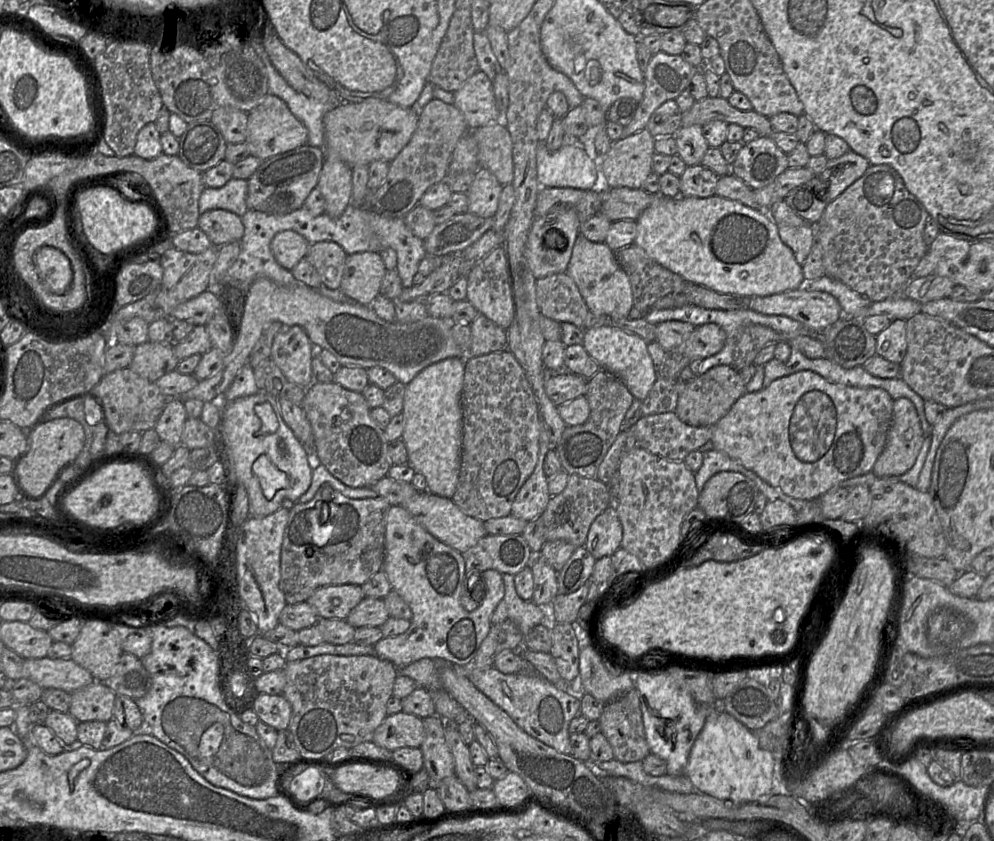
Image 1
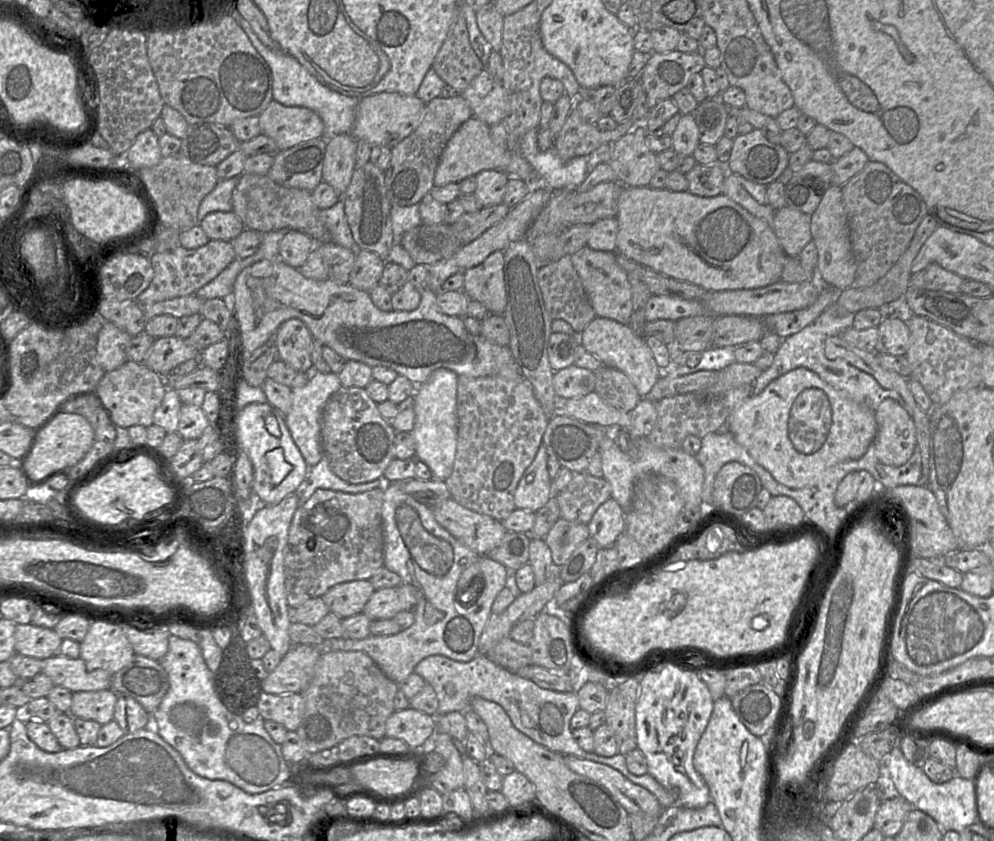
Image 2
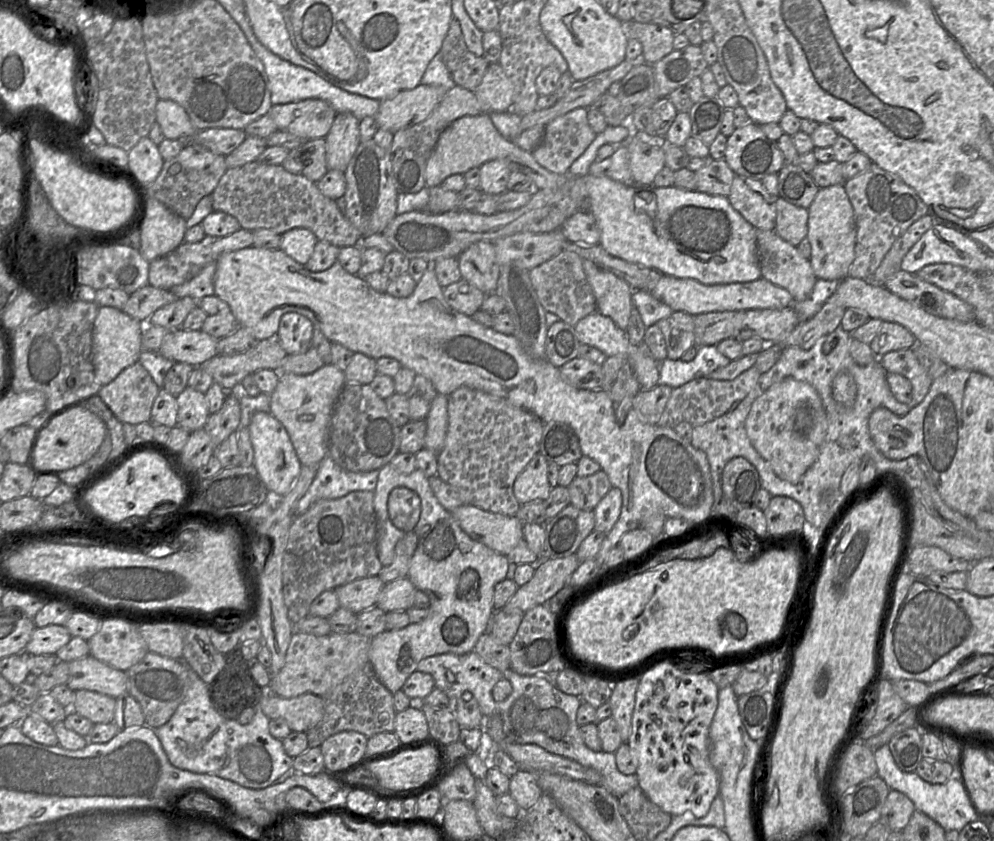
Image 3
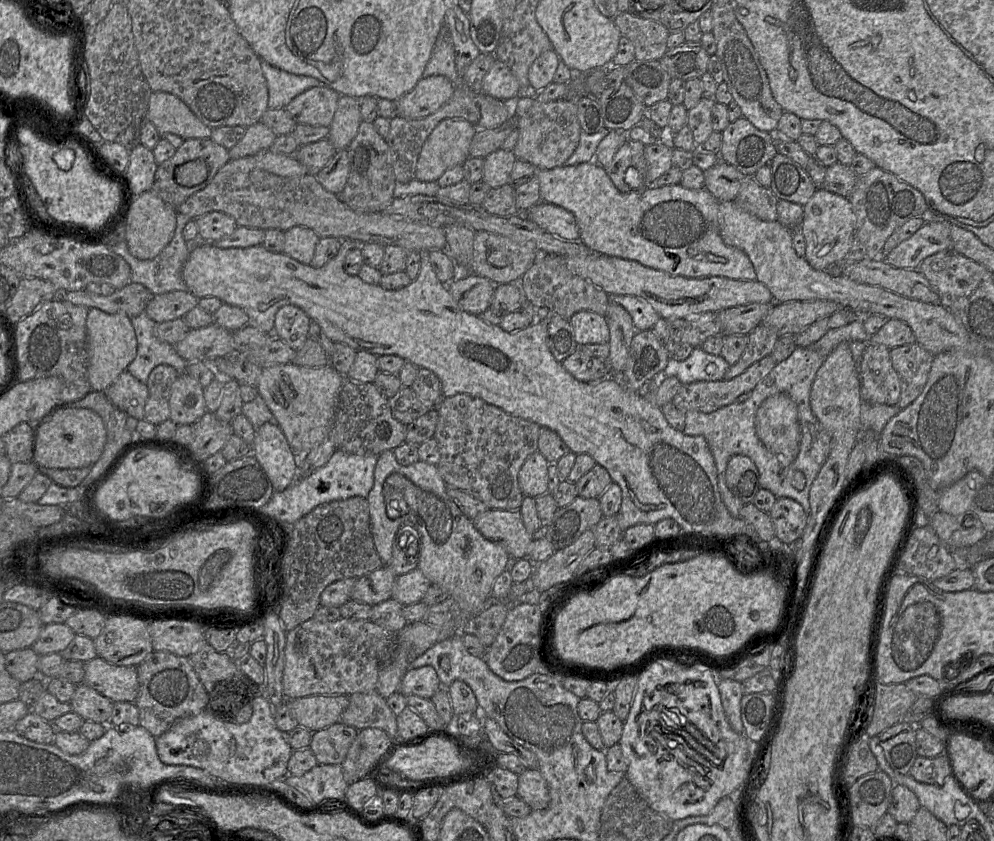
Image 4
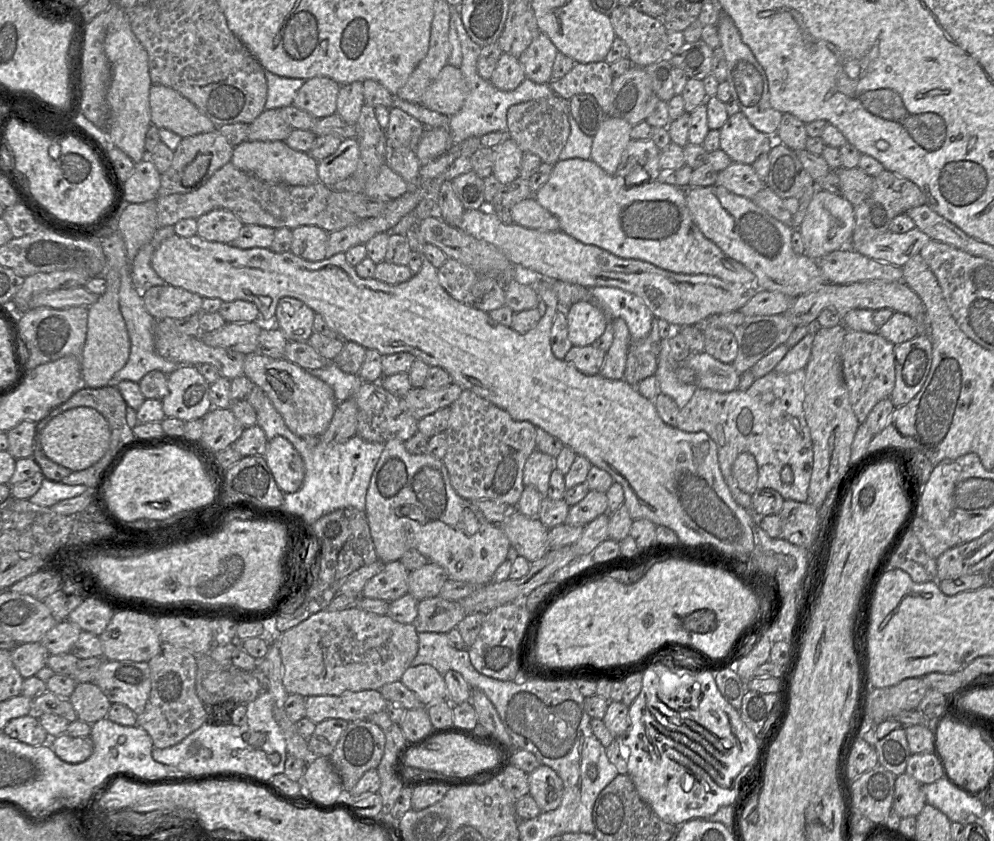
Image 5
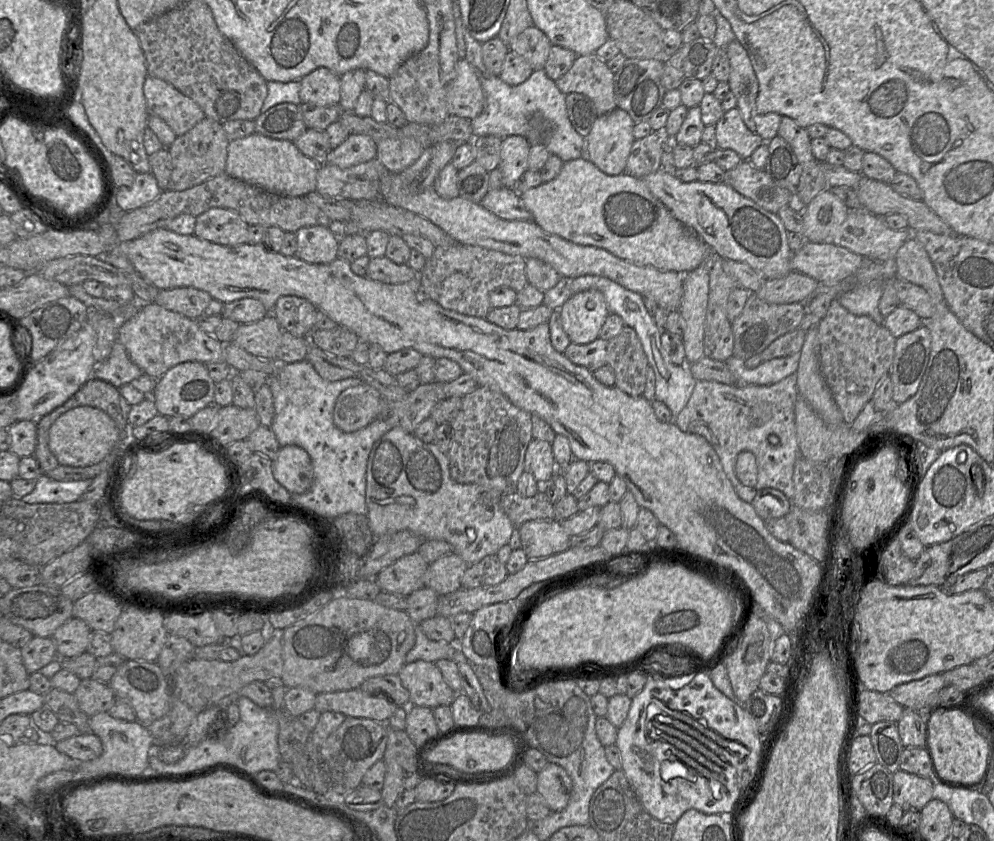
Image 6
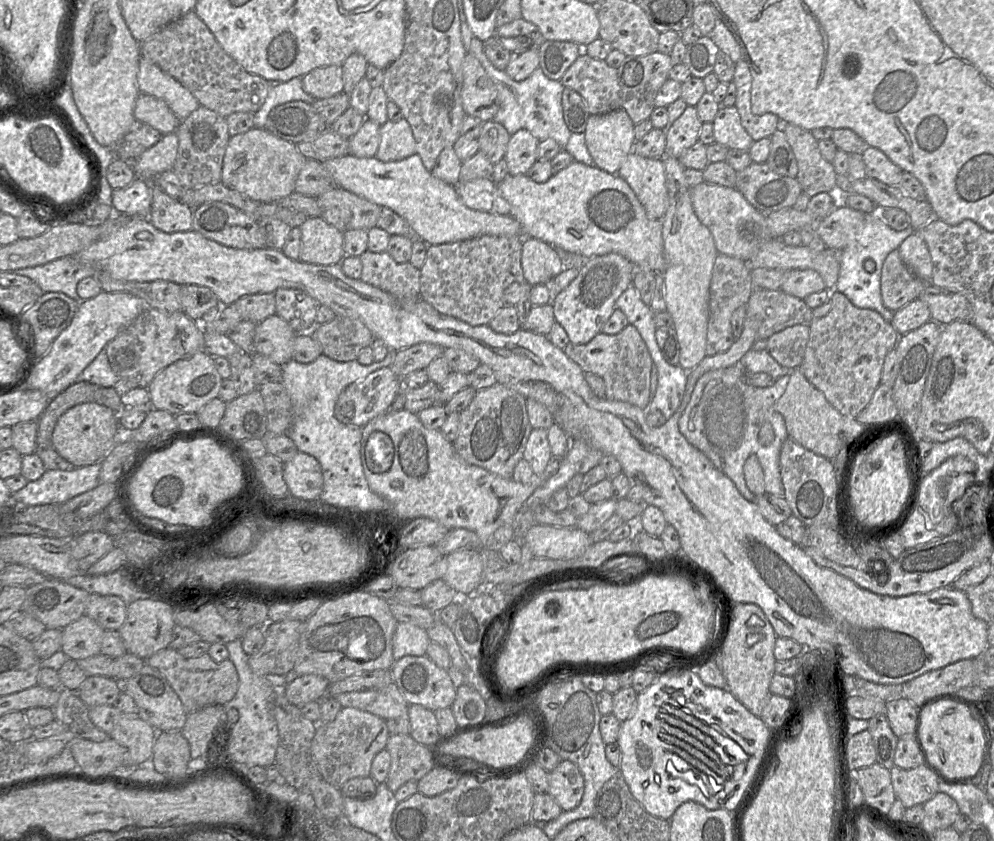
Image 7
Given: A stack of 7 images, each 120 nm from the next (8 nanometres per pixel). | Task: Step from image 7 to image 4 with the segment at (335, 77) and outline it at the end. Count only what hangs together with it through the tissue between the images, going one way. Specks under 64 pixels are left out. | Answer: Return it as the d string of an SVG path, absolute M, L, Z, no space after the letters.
M326 85L316 86L294 97L285 109L297 124L329 127L339 97L338 92Z

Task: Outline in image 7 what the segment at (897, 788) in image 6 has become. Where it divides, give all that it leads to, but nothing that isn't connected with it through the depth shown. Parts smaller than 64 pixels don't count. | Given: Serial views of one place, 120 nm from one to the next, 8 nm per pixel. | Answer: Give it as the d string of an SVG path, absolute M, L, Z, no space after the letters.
M924 764L912 769L893 766L890 777L895 798L899 799L906 809L924 804L939 792L937 777Z

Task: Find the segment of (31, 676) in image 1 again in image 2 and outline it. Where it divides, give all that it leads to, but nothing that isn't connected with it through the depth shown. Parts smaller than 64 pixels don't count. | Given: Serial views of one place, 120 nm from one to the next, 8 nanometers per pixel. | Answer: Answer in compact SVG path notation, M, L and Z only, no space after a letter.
M54 655L42 660L42 673L52 679L54 686L62 686L72 693L109 689L114 675L103 669L89 670L80 657Z

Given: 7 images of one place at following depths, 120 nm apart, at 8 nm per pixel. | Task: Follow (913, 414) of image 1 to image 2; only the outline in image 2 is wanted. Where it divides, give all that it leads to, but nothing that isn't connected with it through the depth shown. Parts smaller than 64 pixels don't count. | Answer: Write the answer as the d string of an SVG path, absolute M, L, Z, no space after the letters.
M887 398L875 410L877 434L874 453L889 466L902 466L912 456L917 445L916 427L908 412L897 401Z

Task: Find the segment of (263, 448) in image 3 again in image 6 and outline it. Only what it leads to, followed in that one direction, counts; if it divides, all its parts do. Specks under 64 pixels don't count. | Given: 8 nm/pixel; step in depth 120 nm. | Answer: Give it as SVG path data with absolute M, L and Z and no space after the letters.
M295 445L280 448L276 459L272 461L272 472L276 481L291 494L307 492L314 479L308 453Z

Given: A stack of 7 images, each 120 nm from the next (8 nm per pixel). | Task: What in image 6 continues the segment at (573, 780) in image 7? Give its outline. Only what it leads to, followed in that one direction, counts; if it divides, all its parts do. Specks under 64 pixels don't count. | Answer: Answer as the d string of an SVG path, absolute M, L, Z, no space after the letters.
M548 763L537 775L537 792L545 799L551 812L560 812L568 805L572 780L561 766Z

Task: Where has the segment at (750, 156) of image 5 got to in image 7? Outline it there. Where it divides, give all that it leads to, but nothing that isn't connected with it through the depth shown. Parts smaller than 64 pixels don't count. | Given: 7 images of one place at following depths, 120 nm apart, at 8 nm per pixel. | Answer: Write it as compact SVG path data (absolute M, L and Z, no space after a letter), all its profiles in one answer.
M721 106L713 120L714 139L729 149L749 151L754 142L741 124L737 108Z

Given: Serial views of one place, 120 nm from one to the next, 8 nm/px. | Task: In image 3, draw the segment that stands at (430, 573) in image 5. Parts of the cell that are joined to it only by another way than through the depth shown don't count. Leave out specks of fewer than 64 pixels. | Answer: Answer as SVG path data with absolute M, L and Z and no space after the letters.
M408 577L396 579L385 584L378 596L376 607L385 613L406 611L414 607L416 590Z

